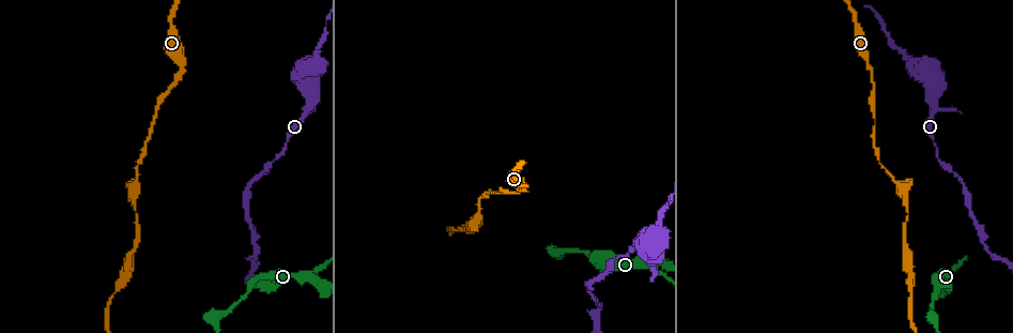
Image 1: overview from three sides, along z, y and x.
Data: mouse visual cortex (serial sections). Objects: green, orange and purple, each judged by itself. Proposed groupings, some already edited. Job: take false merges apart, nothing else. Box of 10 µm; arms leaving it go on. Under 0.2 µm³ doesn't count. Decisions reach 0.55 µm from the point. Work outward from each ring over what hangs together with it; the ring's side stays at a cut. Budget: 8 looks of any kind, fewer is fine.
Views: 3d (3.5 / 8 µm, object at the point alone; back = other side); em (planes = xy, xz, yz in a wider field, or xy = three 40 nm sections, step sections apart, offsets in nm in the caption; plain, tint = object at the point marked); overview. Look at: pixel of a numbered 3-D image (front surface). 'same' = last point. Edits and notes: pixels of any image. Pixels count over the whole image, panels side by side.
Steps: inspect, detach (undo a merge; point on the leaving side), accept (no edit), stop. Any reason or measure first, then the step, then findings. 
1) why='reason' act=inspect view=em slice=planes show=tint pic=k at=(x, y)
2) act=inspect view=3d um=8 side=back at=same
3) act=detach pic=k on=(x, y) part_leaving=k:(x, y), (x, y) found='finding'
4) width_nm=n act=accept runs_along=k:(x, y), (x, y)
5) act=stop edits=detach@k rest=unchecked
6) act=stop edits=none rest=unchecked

why='calibre changes' act=inspect view=3d um=3.5 pic=1 at=(904, 202)

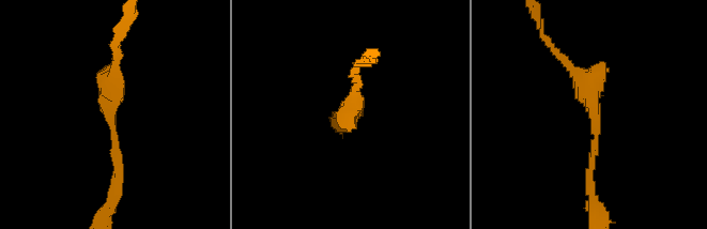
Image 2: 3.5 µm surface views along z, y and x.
arm_widths_nm=150,150 act=inspect view=em slice=xy step=3 show=tint pic=2 at=(594, 114)

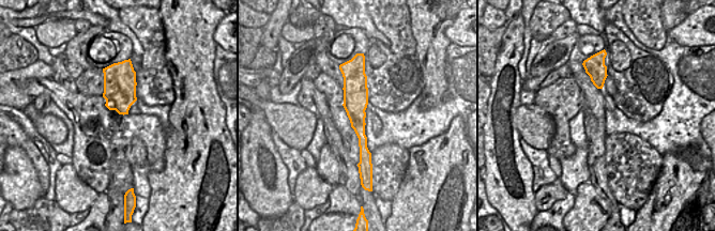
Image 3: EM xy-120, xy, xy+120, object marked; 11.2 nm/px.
act=accept runs_along=3:(351, 73), (364, 165) found='continuous, no second cell'

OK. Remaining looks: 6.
why='sudden change in width' act=inspect view=3d um=8 pic=1 at=(462, 230)

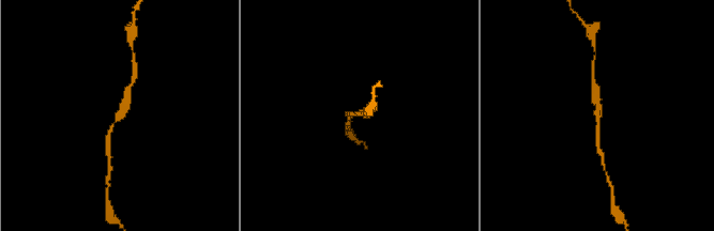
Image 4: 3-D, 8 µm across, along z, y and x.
act=inspect view=em slice=xy step=1 show=tint at=same

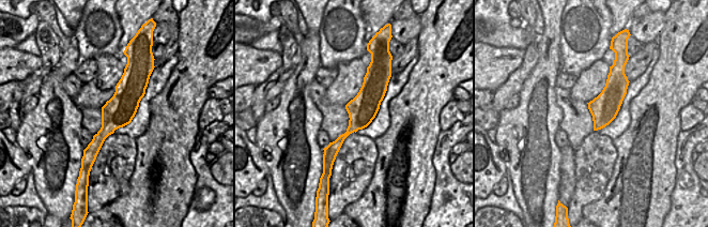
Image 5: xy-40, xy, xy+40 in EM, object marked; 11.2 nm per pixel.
act=accept runs_along=5:(132, 73), (126, 100), (93, 156) found='one cell here'

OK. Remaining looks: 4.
why='thin neck' act=inspect view=3d um=3.5 pic=1 at=(578, 251)

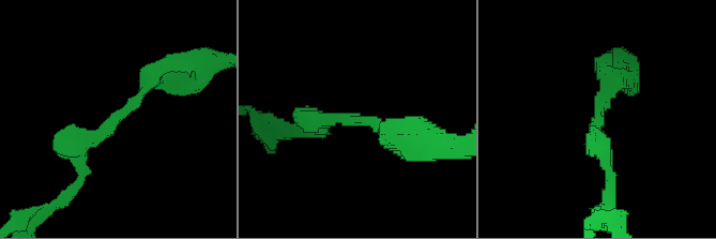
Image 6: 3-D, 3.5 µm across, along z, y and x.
why='shape alone is not enough' act=inspect view=em slice=planes show=tint pic=6 at=(358, 118)

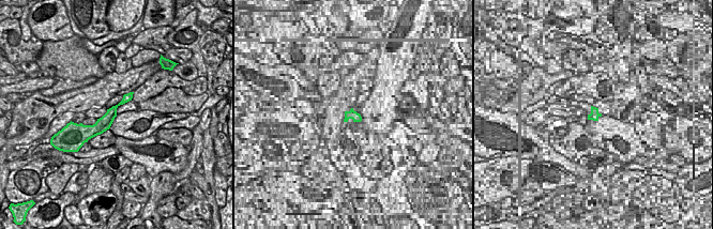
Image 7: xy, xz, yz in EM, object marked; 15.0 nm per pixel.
act=accept runs_along=6:(169, 75), (87, 135), (80, 161) found='all the same cell'

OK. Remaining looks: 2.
why='sharp bend' act=inspect view=em slice=xy step=5 show=tint pic=1 at=(653, 257)

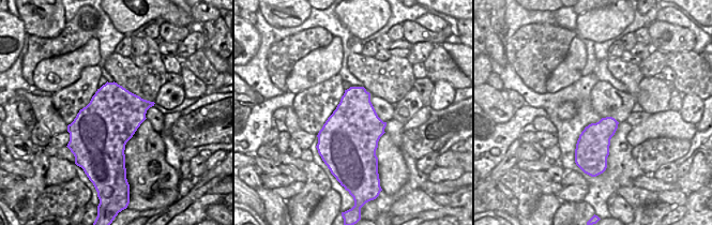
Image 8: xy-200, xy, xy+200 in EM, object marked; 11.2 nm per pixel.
act=inspect view=3d um=3.5 at=same

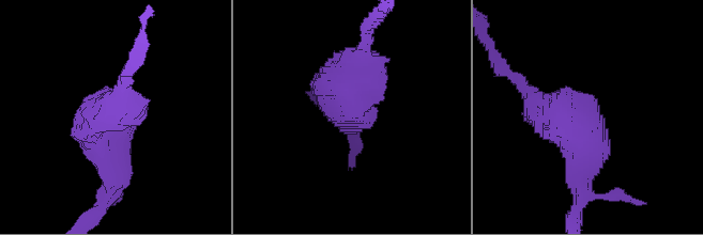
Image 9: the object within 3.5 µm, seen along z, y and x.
act=accept runs_along=9:(582, 194), (587, 128), (533, 95) found='one cell here'

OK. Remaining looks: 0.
act=stop edits=none rest=unchecked

